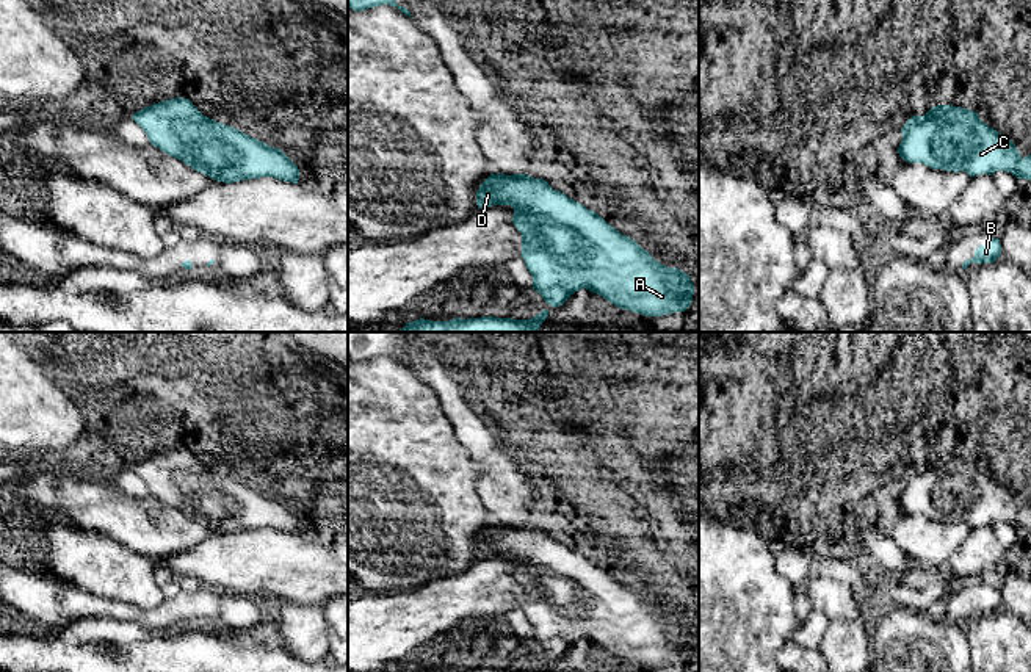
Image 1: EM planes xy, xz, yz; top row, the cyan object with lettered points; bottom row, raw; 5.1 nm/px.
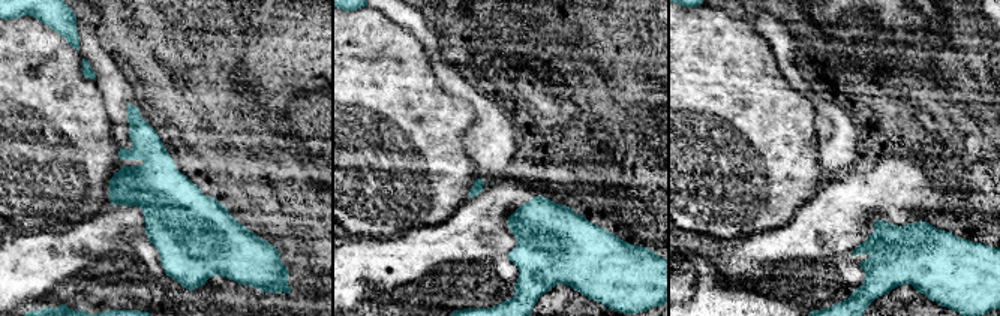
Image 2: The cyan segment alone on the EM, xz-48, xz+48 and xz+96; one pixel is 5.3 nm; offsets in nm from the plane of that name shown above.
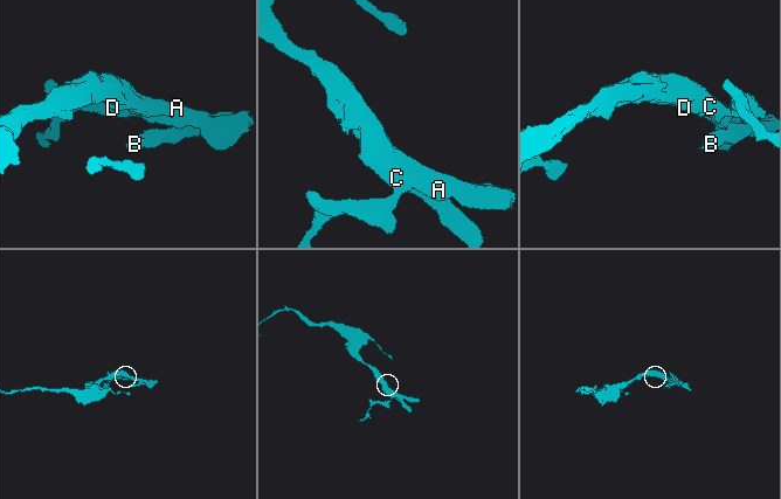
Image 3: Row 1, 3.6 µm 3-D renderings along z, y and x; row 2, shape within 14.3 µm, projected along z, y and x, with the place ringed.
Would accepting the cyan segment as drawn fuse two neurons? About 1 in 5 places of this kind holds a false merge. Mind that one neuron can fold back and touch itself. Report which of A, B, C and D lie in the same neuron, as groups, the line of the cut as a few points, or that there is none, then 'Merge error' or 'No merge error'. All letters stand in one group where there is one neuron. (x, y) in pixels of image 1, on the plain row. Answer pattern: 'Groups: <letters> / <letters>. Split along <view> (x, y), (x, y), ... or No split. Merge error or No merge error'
Groups: A B C D. No split. No merge error

